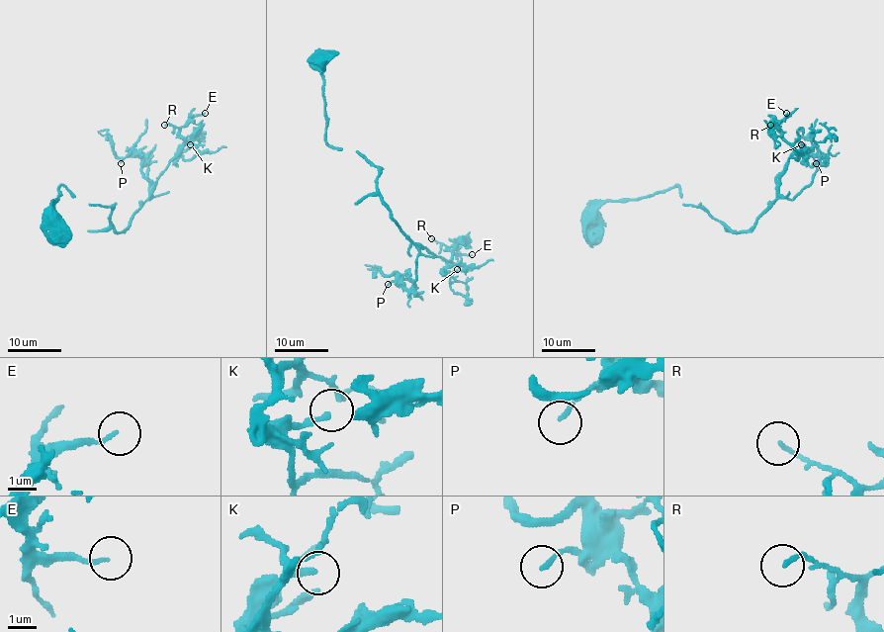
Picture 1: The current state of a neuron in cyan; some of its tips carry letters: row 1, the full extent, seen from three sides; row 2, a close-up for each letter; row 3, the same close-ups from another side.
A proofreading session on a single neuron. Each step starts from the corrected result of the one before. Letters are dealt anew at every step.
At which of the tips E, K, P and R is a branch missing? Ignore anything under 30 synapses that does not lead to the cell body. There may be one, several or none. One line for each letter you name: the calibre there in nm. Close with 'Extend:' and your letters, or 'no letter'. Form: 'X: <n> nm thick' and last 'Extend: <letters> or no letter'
Extend: no letter

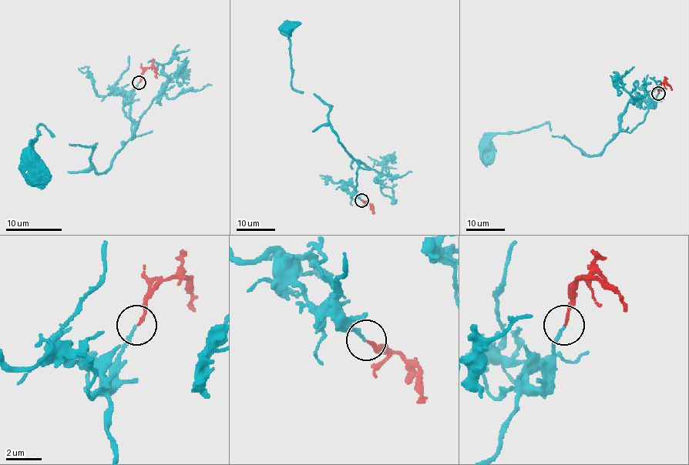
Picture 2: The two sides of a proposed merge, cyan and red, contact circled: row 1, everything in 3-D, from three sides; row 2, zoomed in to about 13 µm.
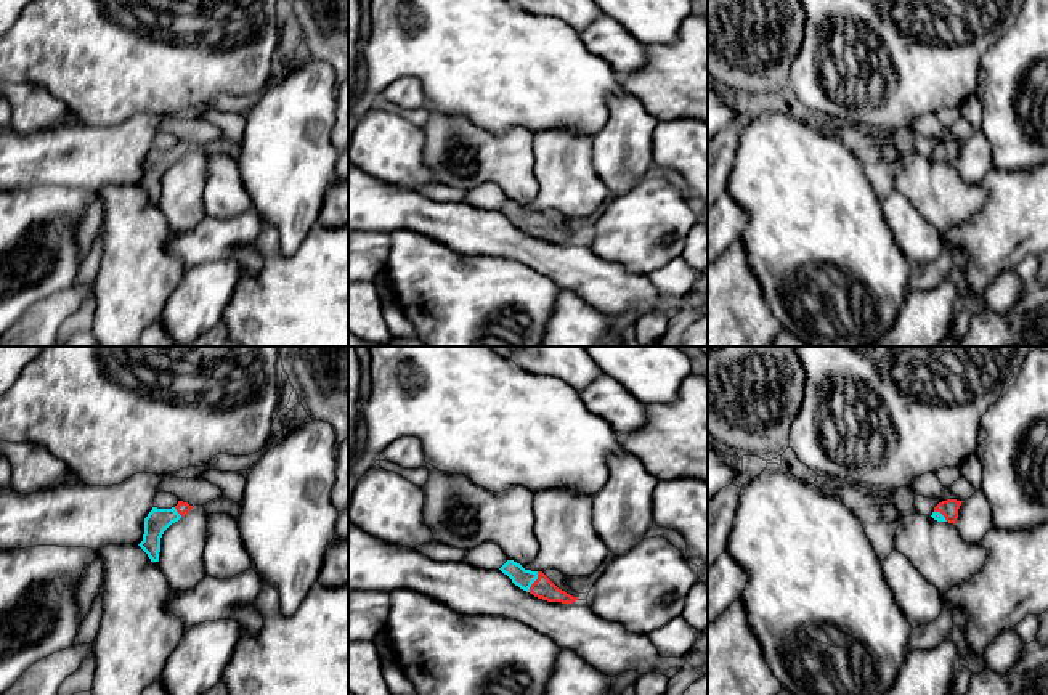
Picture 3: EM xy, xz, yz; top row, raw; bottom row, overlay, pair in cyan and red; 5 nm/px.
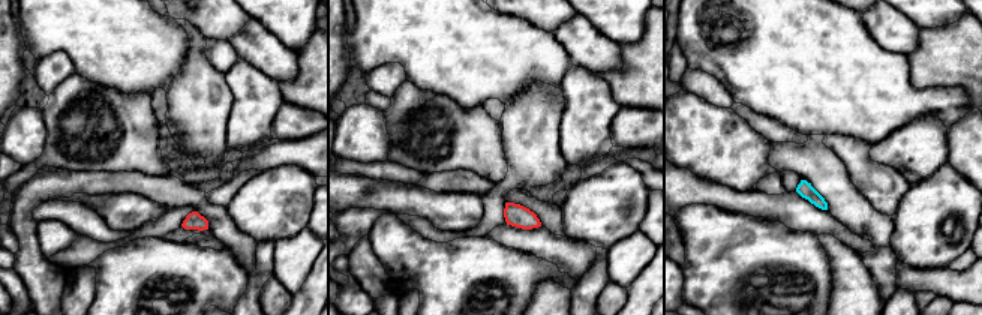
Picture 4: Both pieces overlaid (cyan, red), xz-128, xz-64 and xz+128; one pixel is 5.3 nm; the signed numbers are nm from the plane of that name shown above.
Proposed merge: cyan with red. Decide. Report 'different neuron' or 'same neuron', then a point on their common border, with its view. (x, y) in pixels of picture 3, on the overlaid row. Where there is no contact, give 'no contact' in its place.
same neuron; contact xz (533, 581)

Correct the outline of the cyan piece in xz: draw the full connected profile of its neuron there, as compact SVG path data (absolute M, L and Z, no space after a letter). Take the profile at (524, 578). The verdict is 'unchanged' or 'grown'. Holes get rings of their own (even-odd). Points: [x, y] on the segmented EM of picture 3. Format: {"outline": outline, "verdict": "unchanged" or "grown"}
{"outline": "M507 560L501 568L515 586L547 602L573 604L578 597L559 589L542 571L525 570L520 563Z", "verdict": "grown"}

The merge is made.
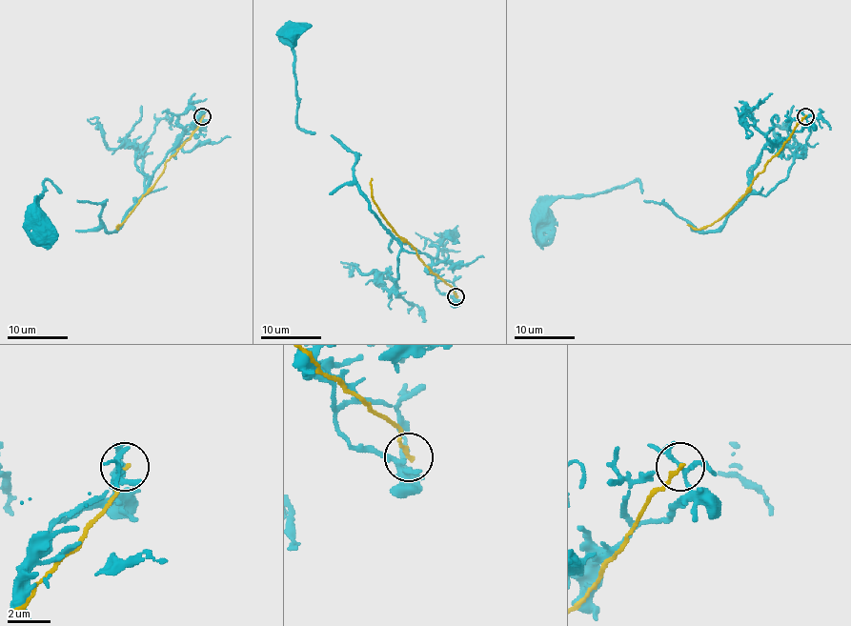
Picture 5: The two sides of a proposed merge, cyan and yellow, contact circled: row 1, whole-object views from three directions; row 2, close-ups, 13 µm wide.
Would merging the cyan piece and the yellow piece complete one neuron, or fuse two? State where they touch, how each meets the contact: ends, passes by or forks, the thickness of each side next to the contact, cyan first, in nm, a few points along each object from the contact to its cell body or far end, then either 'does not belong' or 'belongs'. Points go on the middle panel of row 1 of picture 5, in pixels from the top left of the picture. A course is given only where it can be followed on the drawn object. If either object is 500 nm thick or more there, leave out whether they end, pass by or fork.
place (455, 296); cyan forks; yellow ends; calibres 170 and 190 nm; course cyan (455, 295), (436, 288), (432, 259), (370, 209), (355, 180), (355, 154), (296, 123), (292, 39), (306, 30); course yellow (455, 295), (454, 290), (418, 258), (414, 248), (379, 212), (373, 201), (372, 178); does not belong

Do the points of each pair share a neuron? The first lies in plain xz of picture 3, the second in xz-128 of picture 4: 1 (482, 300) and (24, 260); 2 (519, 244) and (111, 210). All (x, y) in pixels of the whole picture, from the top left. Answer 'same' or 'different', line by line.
1: different
2: same

